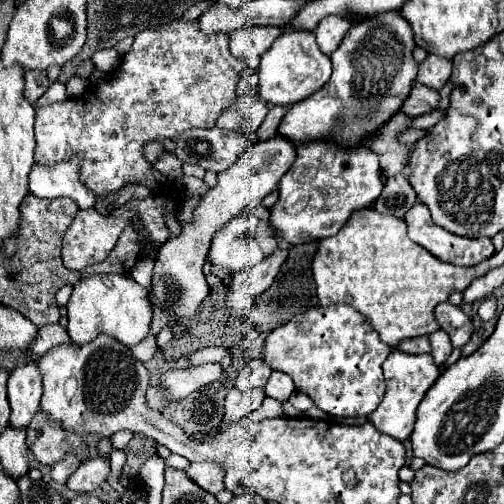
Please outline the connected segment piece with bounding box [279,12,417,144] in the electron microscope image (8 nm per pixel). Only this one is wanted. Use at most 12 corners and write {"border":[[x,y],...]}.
{"border":[[399,12],[351,18],[333,74],[293,104],[293,144],[359,144],[417,76]]}

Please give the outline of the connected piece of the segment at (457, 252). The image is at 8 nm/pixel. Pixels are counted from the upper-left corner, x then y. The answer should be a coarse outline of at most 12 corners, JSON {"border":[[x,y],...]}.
{"border":[[423,202],[405,214],[409,238],[443,262],[471,266],[495,252],[431,220]]}

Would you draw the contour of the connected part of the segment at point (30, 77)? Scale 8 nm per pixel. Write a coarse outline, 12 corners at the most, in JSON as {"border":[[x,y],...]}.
{"border":[[25,70],[25,96],[31,104],[51,86],[47,72]]}

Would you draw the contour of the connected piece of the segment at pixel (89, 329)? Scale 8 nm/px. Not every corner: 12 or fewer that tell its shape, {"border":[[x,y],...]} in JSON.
{"border":[[129,274],[73,286],[73,342],[109,334],[135,346],[151,330],[149,290]]}

